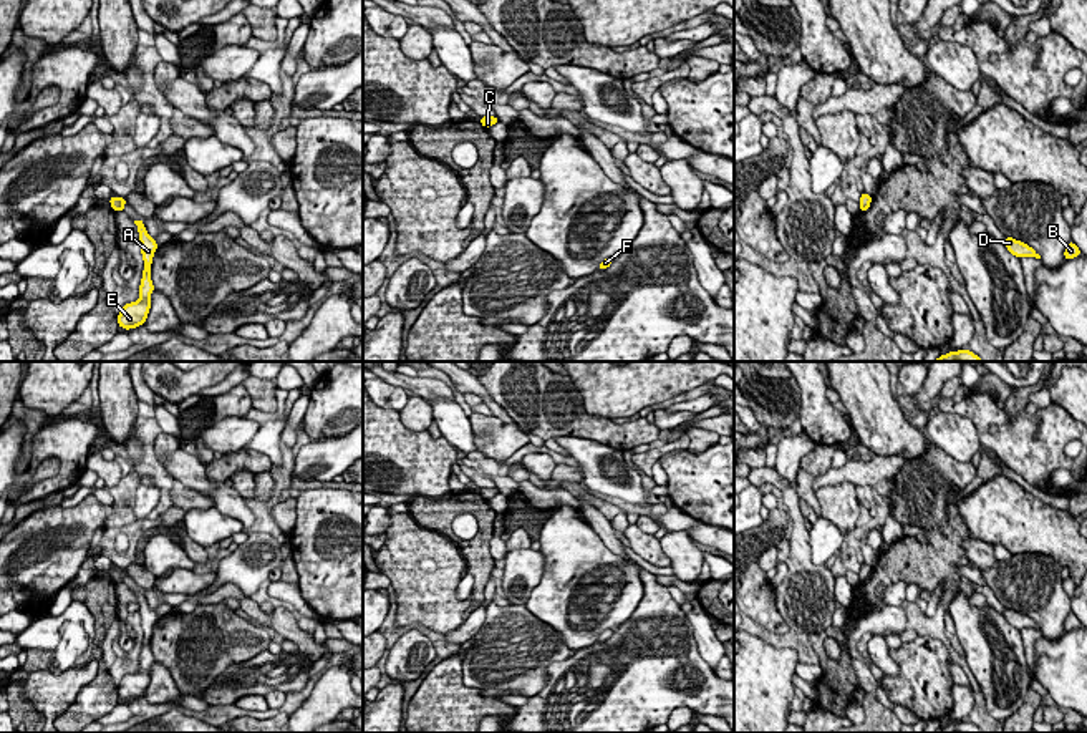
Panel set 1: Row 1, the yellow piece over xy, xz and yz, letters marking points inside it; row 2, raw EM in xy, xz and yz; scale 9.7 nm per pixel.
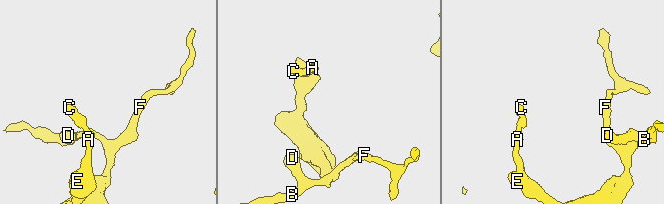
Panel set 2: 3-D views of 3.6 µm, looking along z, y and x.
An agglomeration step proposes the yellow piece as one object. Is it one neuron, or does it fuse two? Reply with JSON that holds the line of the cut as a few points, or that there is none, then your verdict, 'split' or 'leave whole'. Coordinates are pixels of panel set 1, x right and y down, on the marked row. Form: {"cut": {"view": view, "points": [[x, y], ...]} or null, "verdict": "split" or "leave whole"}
{"cut": null, "verdict": "leave whole"}

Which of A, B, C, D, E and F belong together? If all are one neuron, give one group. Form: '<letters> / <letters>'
A B C D E F

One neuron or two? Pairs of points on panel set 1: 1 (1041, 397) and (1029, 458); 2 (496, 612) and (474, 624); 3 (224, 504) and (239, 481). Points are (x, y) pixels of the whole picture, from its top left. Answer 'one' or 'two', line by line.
1: two
2: two
3: two

